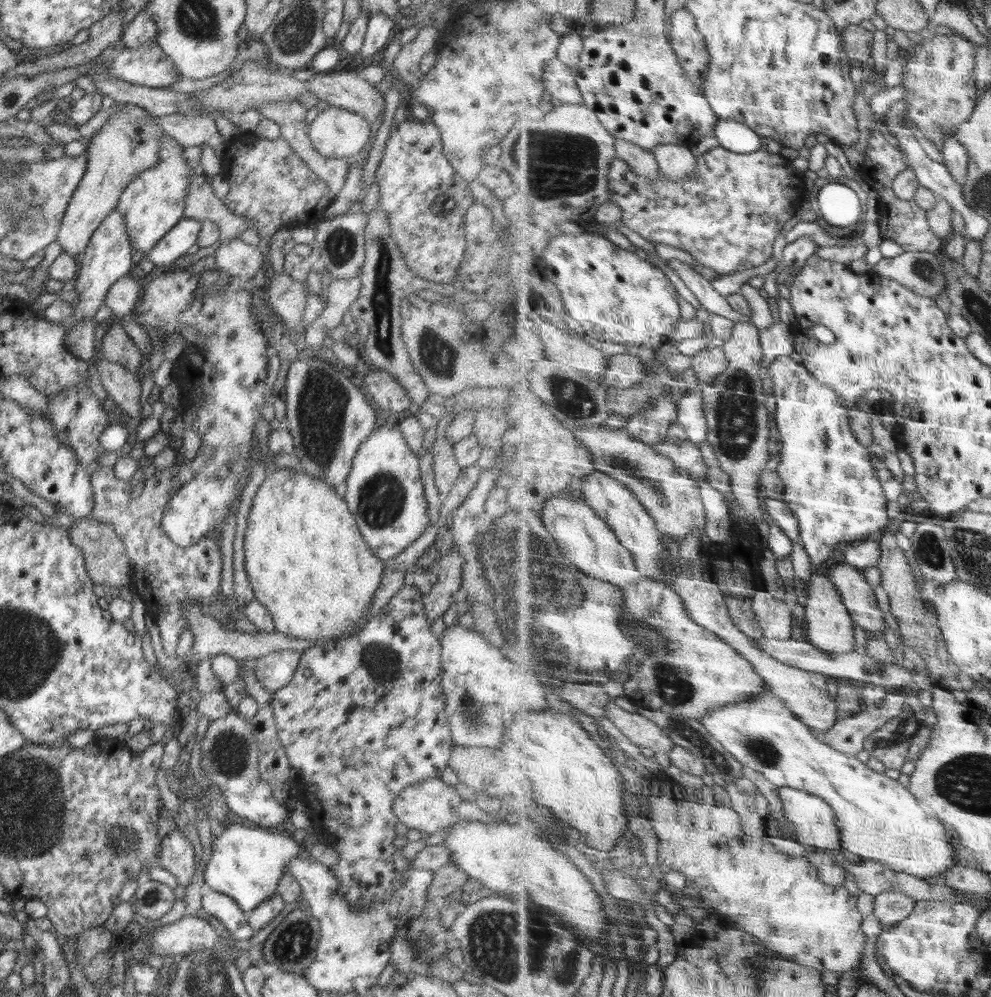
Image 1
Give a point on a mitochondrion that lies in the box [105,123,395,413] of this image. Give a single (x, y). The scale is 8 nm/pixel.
(341, 250)

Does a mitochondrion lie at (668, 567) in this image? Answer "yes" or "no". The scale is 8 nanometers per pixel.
no

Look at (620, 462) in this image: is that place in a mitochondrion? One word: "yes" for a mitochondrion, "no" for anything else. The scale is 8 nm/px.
yes

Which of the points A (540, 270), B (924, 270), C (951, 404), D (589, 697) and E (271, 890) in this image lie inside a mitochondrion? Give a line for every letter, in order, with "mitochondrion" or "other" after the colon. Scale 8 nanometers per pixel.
A: other
B: mitochondrion
C: other
D: other
E: other

